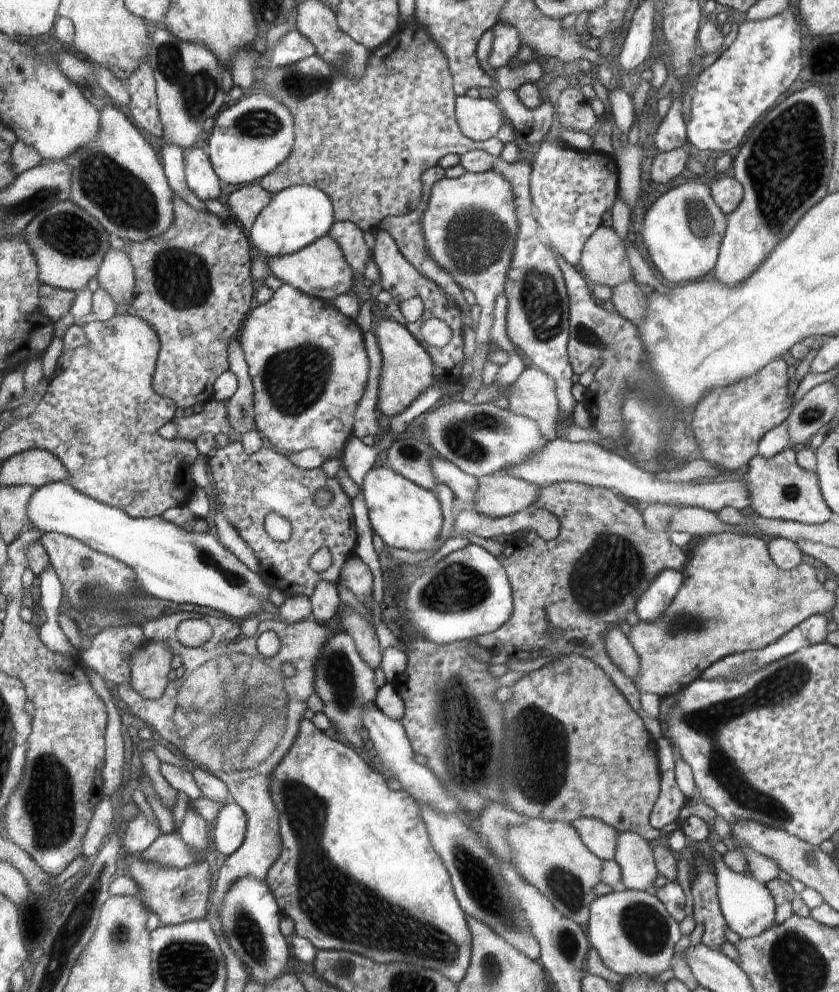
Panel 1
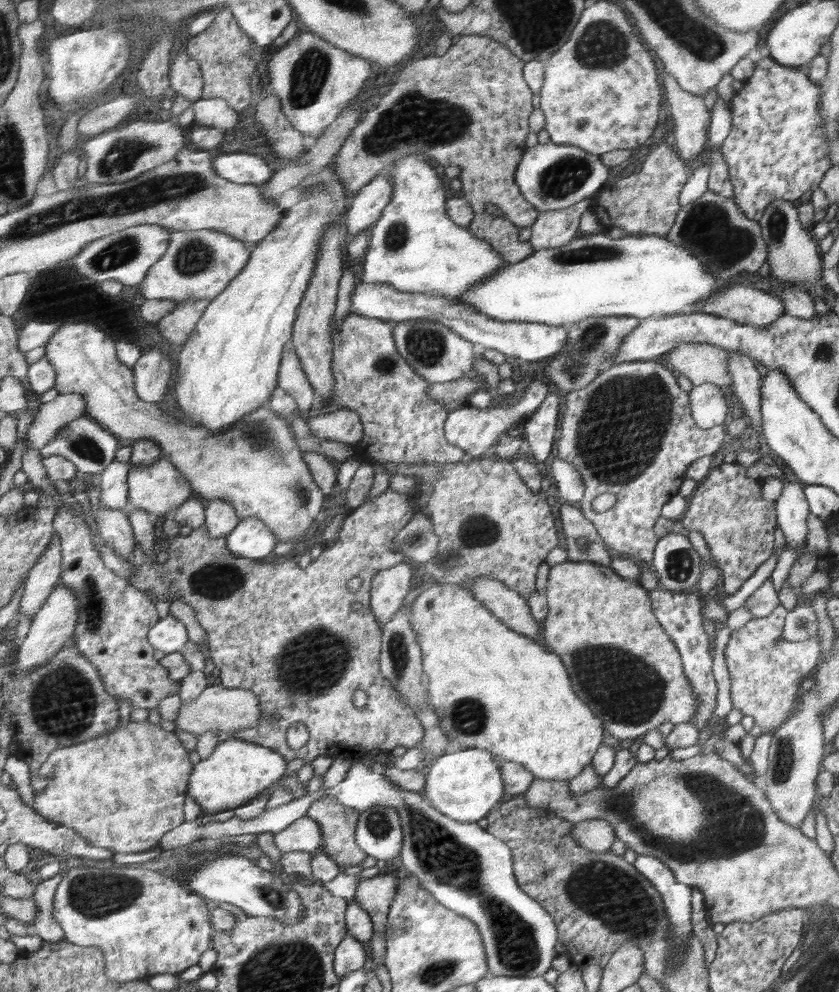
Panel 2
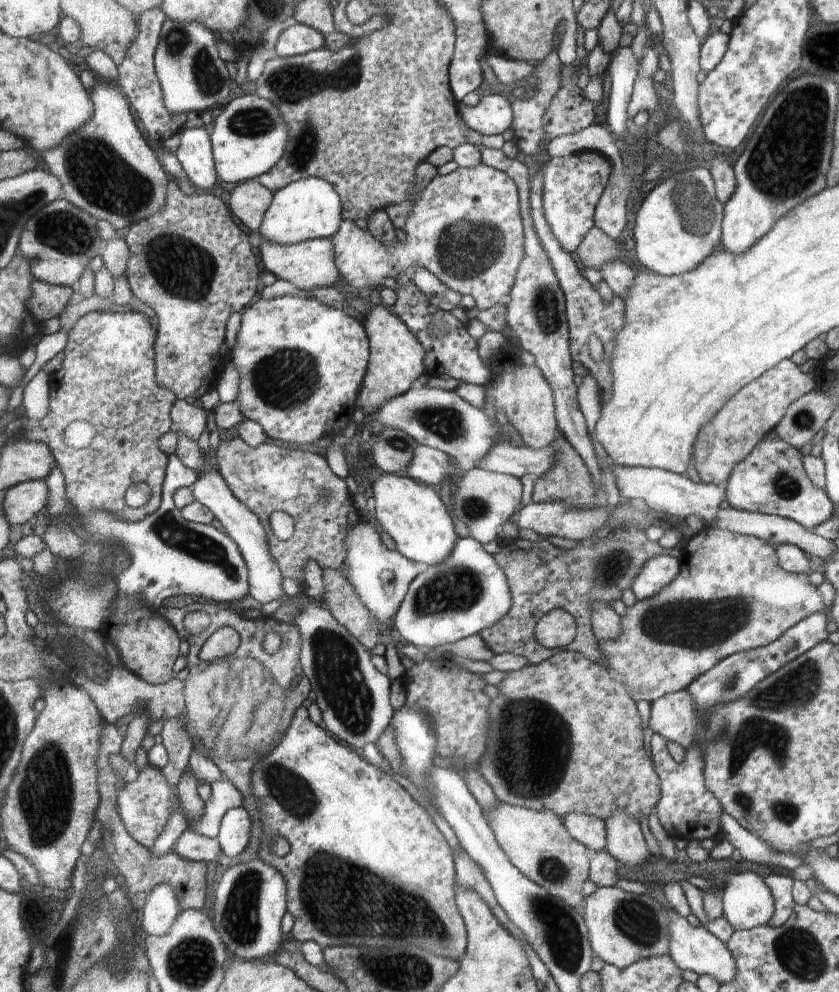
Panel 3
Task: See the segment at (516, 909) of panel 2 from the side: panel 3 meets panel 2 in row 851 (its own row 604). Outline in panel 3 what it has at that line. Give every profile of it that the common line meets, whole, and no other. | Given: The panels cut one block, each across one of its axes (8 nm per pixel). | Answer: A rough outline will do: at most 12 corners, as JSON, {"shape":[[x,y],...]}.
{"shape":[[475,539],[411,583],[394,627],[431,650],[506,616],[504,570]]}

